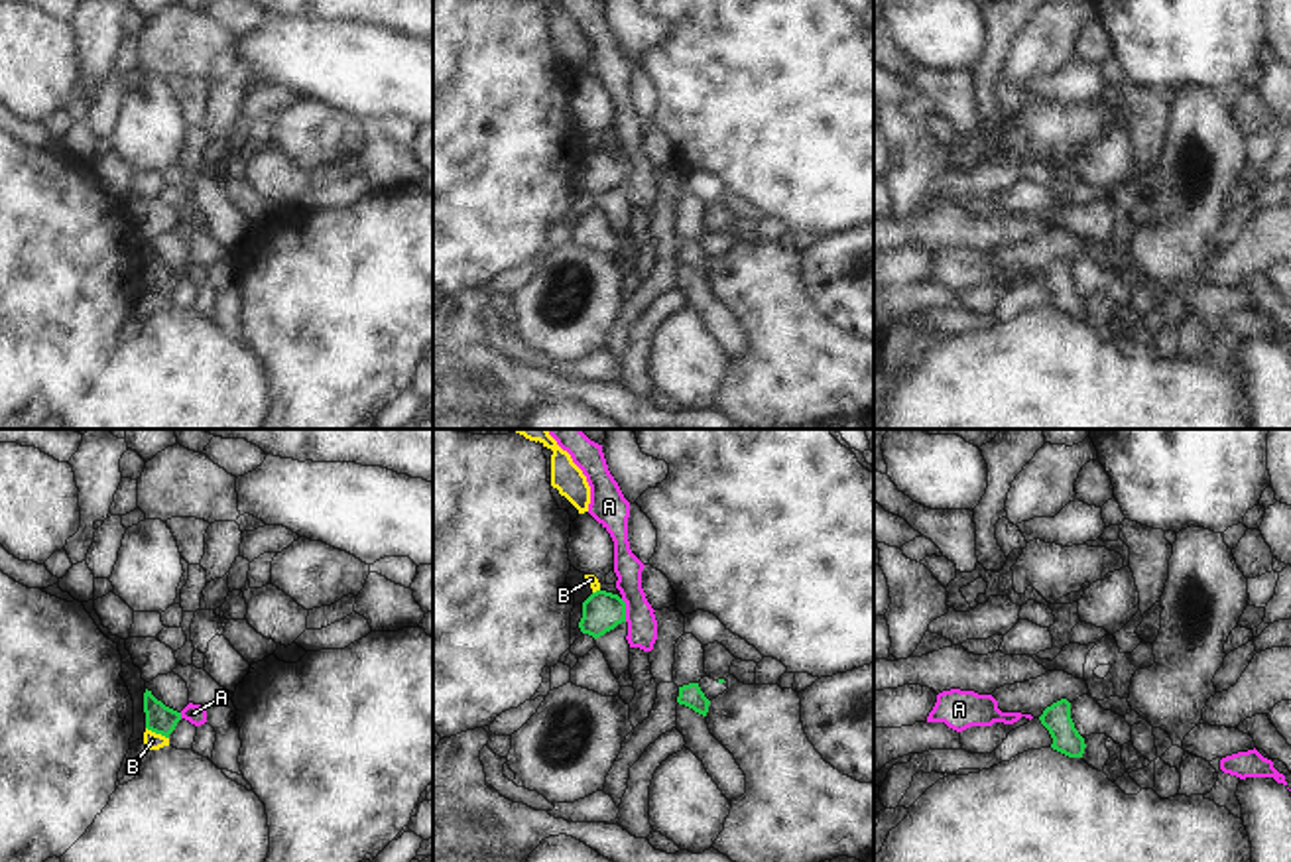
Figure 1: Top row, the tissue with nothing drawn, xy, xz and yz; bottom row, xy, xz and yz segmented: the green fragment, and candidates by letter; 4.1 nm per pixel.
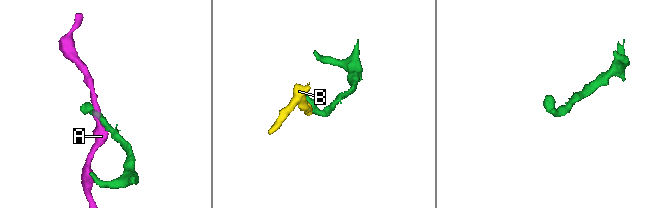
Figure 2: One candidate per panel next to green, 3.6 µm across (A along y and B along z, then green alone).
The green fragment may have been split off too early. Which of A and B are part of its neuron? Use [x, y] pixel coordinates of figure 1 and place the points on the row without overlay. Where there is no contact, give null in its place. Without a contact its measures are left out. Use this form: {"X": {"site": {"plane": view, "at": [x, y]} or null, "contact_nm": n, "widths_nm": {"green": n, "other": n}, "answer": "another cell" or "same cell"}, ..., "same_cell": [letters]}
{"A": {"site": {"plane": "xz", "at": [624, 170]}, "contact_nm": 100, "widths_nm": {"green": 160, "other": 130}, "answer": "another cell"}, "B": {"site": {"plane": "xy", "at": [158, 292]}, "contact_nm": 110, "widths_nm": {"green": 120, "other": 70}, "answer": "another cell"}, "same_cell": []}

